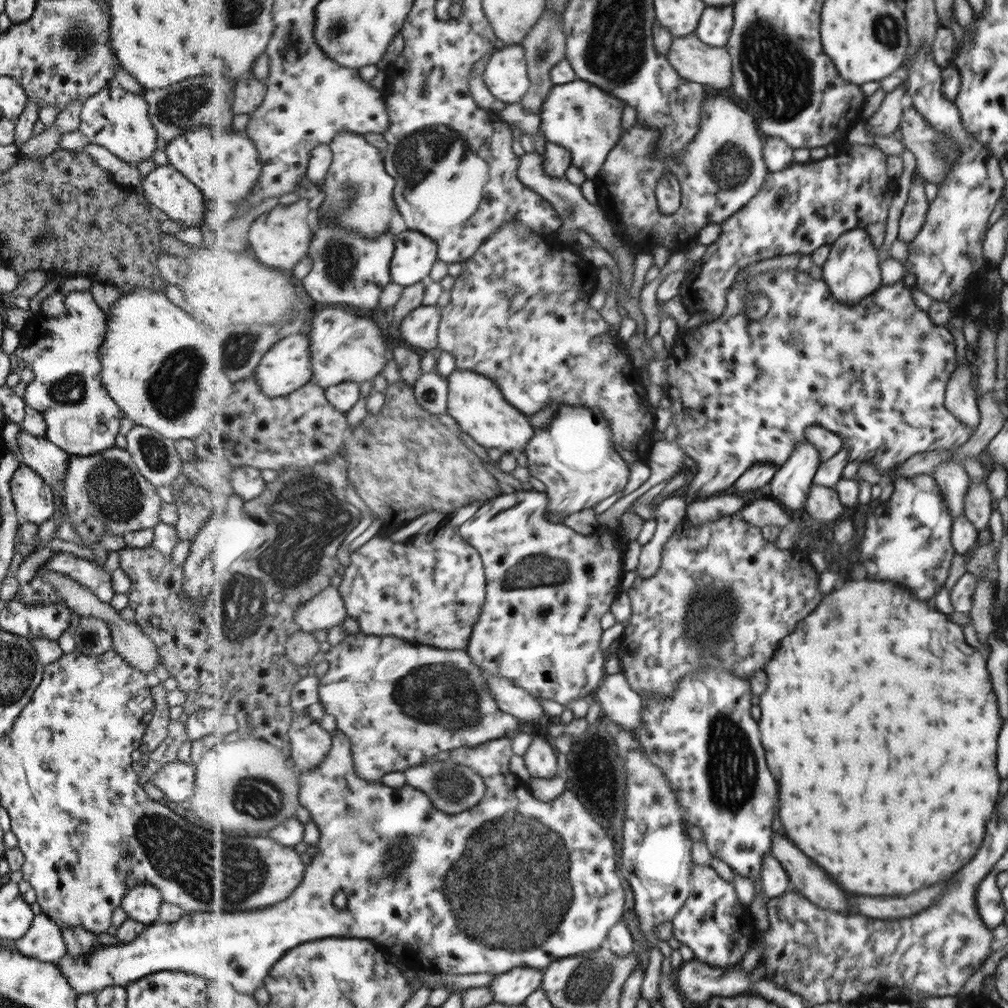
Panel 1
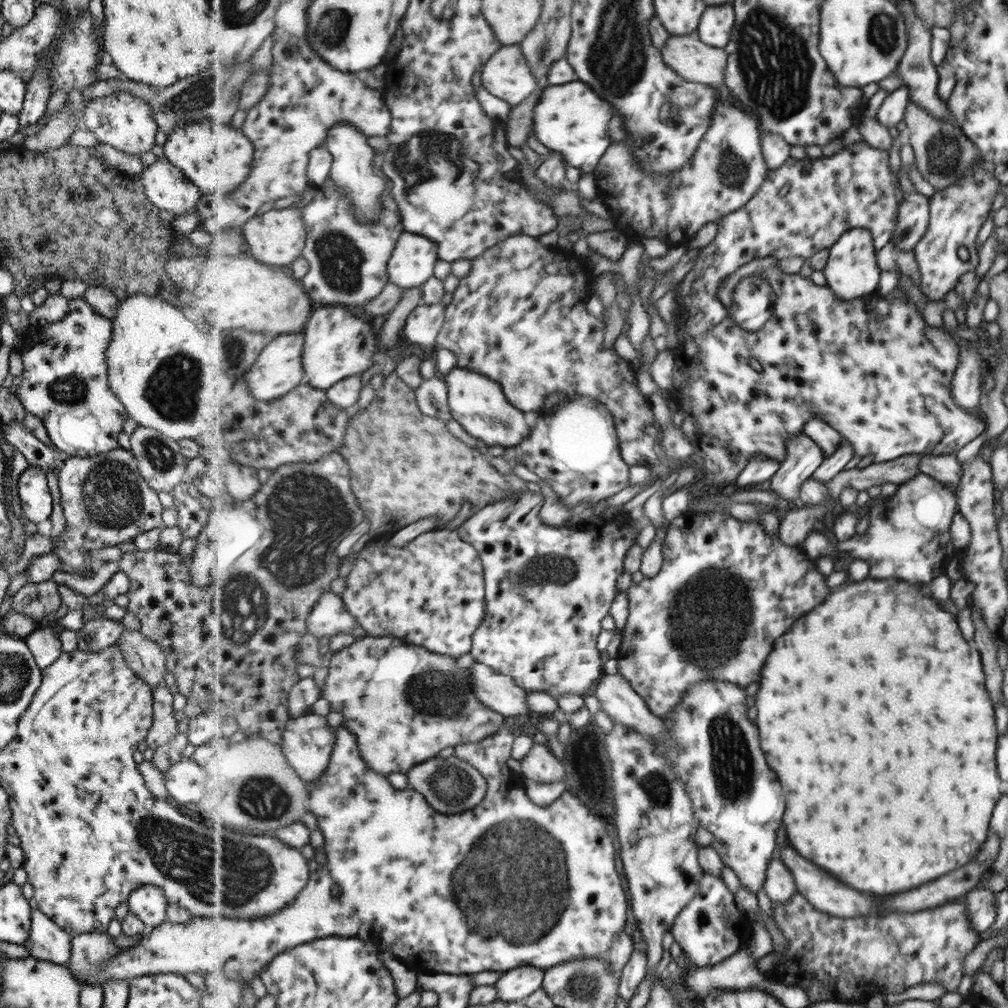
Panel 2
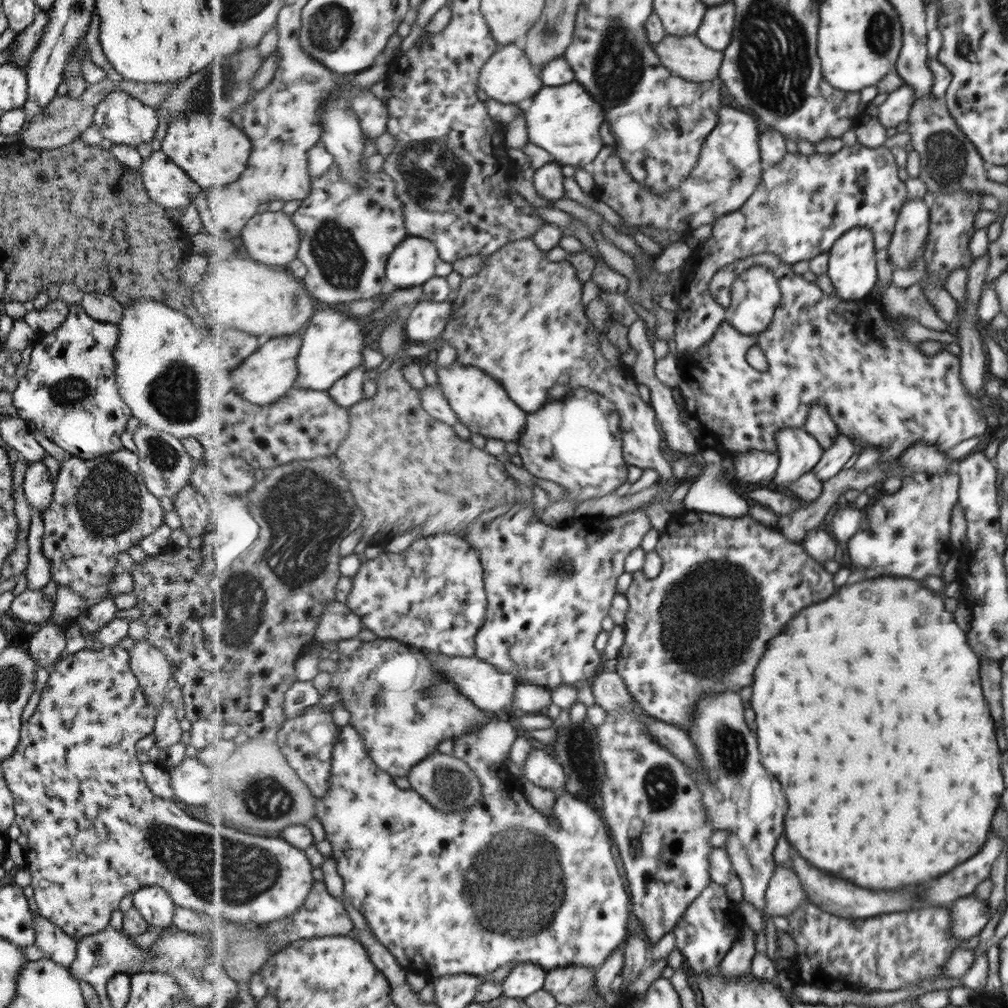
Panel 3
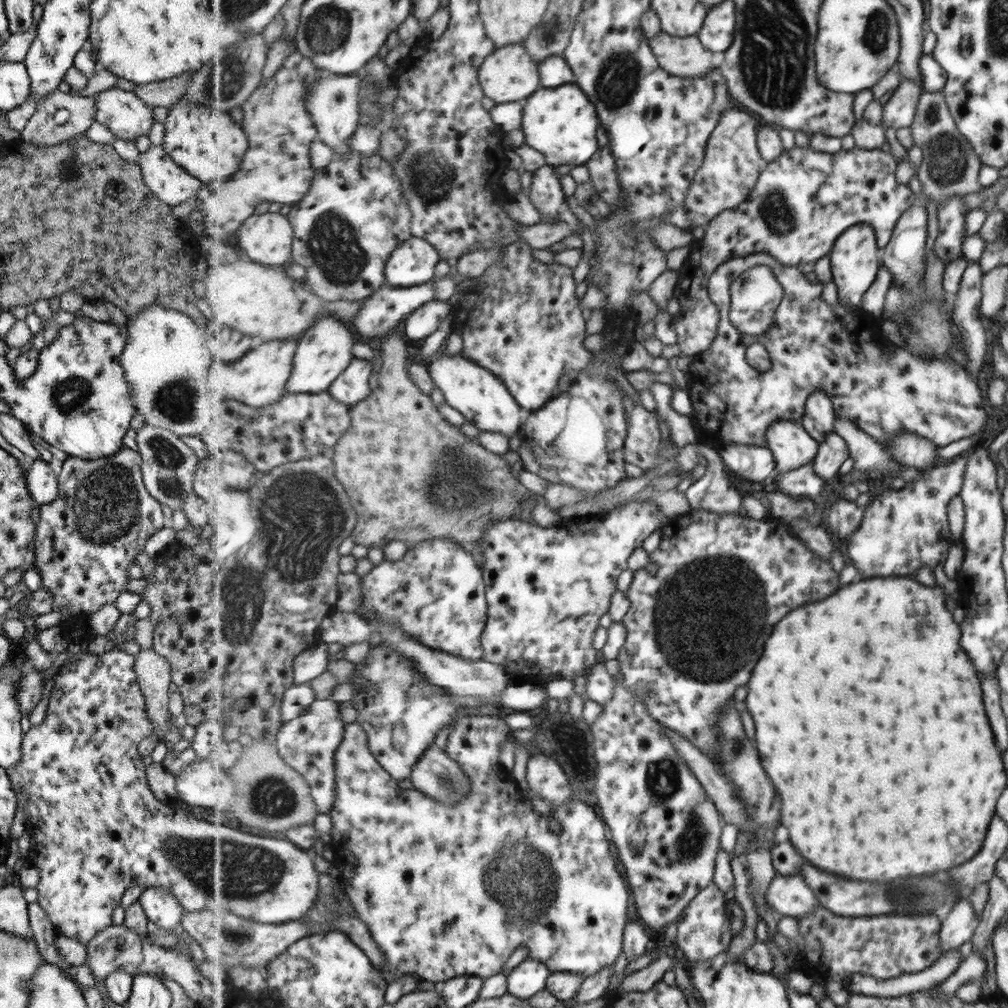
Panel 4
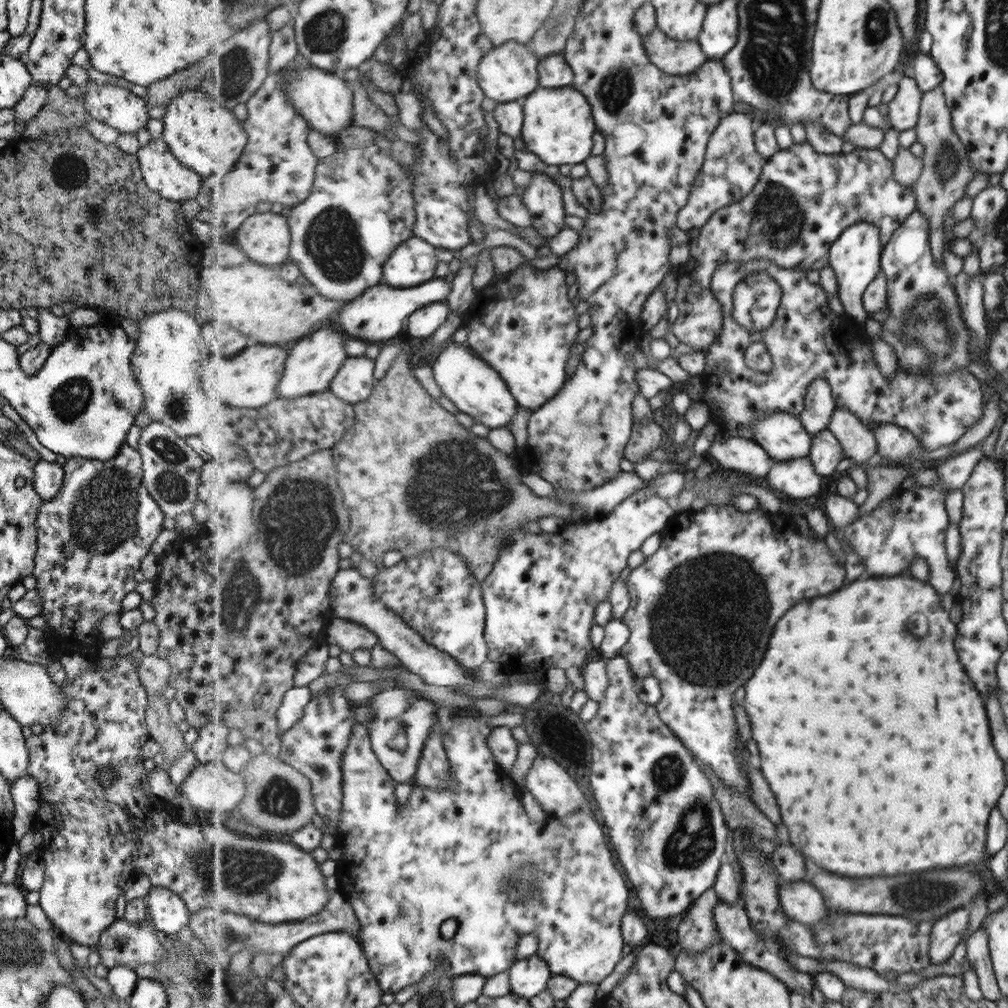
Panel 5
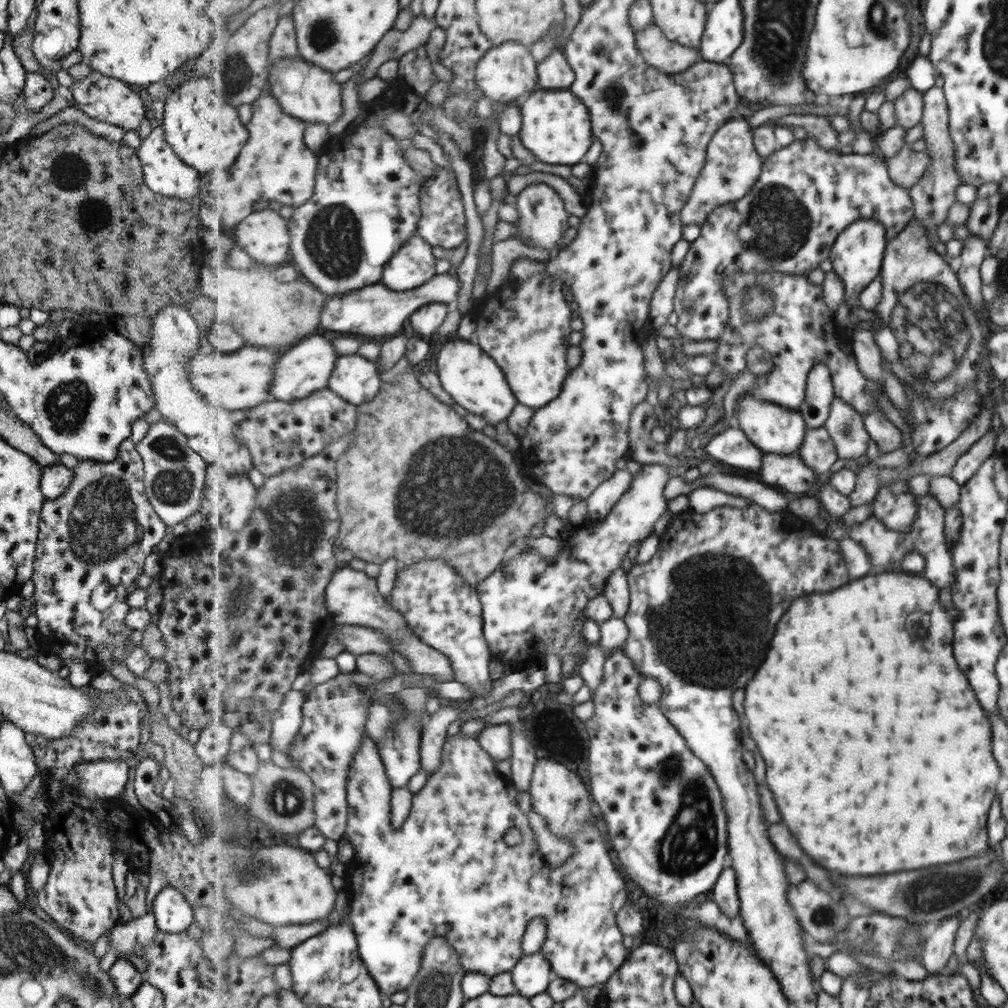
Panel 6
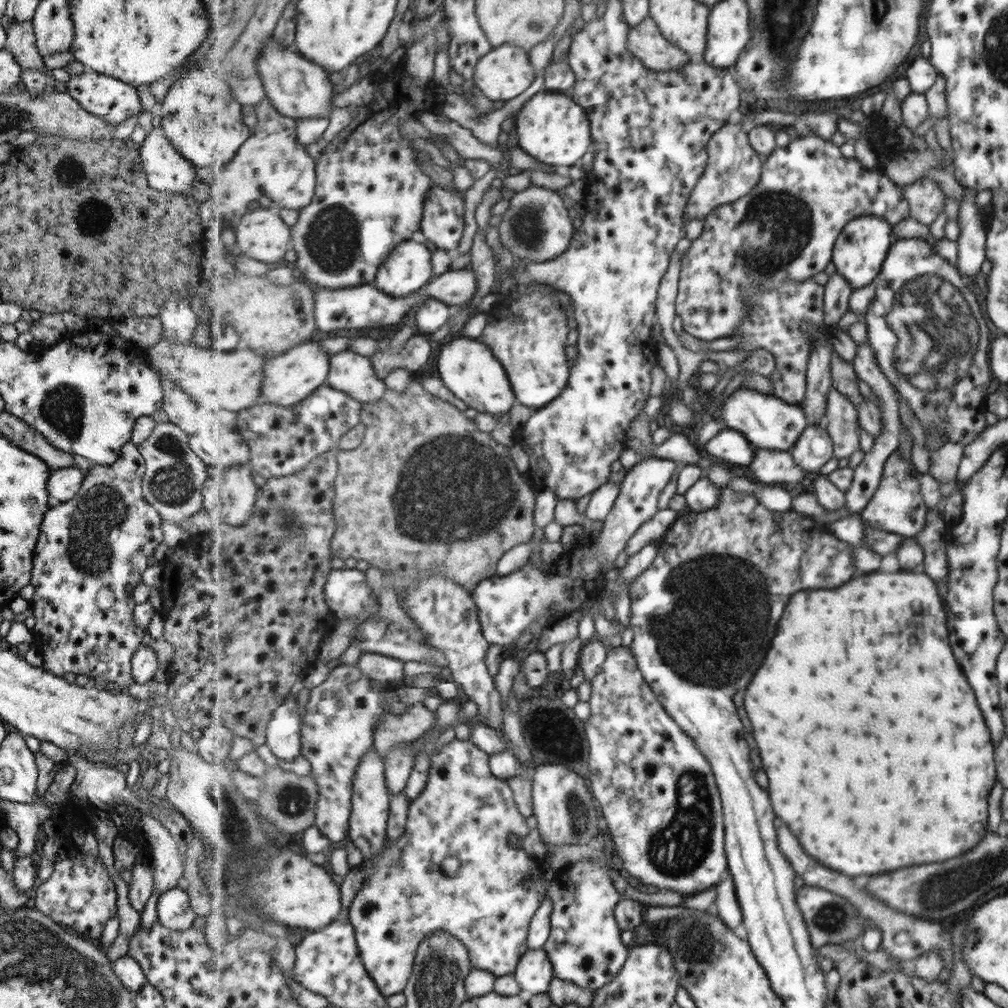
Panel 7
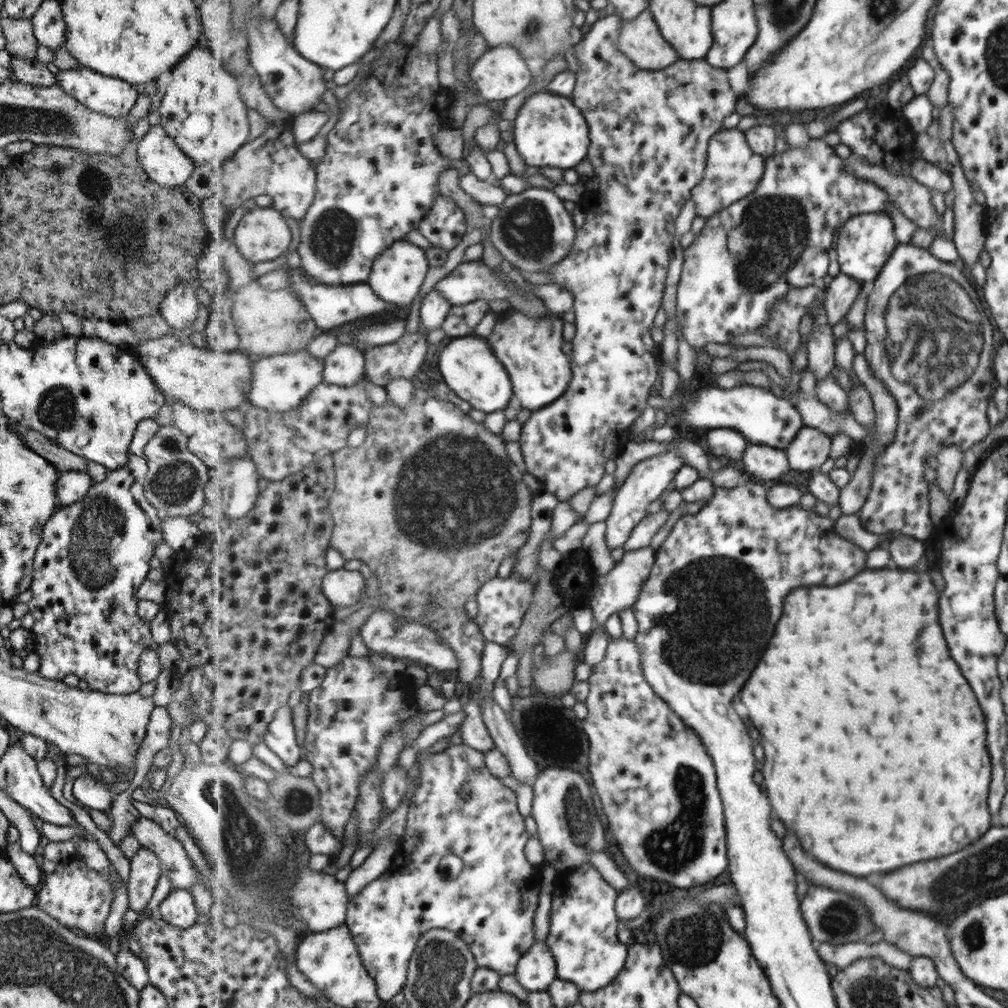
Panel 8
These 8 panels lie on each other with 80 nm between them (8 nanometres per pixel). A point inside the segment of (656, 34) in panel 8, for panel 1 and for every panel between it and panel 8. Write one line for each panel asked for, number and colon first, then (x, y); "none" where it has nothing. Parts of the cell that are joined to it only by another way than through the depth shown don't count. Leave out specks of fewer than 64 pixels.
1: (694, 60)
2: (696, 61)
3: (688, 56)
4: (686, 57)
5: (675, 57)
6: (670, 56)
7: (646, 41)

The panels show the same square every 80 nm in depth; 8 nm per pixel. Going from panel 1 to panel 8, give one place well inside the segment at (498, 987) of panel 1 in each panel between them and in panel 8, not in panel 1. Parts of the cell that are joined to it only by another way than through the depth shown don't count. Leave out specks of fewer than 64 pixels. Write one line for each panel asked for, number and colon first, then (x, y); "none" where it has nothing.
2: (517, 984)
3: (526, 978)
4: (531, 977)
5: (528, 977)
6: (532, 976)
7: (535, 973)
8: (537, 970)

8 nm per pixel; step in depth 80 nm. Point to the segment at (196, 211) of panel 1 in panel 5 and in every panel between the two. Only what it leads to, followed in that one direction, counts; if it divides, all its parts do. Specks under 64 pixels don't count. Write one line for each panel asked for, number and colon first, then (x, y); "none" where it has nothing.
2: (164, 186)
3: (167, 185)
4: (169, 183)
5: (162, 173)

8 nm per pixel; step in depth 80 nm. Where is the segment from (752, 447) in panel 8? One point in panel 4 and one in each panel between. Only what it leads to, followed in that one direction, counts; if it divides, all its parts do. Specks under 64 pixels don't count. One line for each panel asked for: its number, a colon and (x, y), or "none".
4: (804, 483)
5: (798, 478)
6: (787, 472)
7: (777, 467)

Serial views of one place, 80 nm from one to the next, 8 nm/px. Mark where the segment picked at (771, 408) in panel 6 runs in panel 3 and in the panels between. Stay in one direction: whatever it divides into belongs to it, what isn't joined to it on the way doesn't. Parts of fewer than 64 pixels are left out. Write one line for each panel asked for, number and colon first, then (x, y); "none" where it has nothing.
3: (800, 452)
4: (793, 446)
5: (784, 437)

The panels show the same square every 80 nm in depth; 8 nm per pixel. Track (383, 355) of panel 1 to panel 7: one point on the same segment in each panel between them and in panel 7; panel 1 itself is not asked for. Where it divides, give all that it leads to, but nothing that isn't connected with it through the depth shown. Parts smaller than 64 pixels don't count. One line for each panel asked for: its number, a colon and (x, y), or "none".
2: (337, 345)
3: (333, 343)
4: (324, 352)
5: (314, 362)
6: (307, 368)
7: (291, 377)

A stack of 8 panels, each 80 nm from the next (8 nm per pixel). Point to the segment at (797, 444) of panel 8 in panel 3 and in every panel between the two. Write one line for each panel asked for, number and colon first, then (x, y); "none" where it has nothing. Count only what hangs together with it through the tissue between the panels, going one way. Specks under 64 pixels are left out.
3: (833, 462)
4: (834, 450)
5: (827, 451)
6: (819, 452)
7: (815, 448)

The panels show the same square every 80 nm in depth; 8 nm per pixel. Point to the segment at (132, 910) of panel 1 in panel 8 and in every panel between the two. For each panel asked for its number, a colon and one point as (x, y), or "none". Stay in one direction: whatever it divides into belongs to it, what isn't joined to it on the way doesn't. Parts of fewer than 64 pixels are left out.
2: (147, 903)
3: (153, 904)
4: (159, 906)
5: (167, 912)
6: (171, 913)
7: (173, 911)
8: (176, 909)

